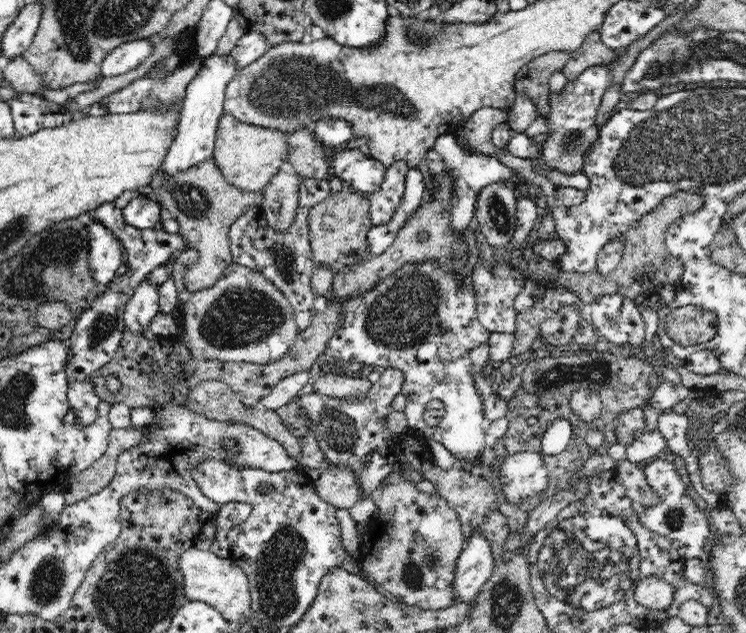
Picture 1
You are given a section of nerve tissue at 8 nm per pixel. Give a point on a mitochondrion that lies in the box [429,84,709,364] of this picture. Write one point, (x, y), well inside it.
(499, 216)

